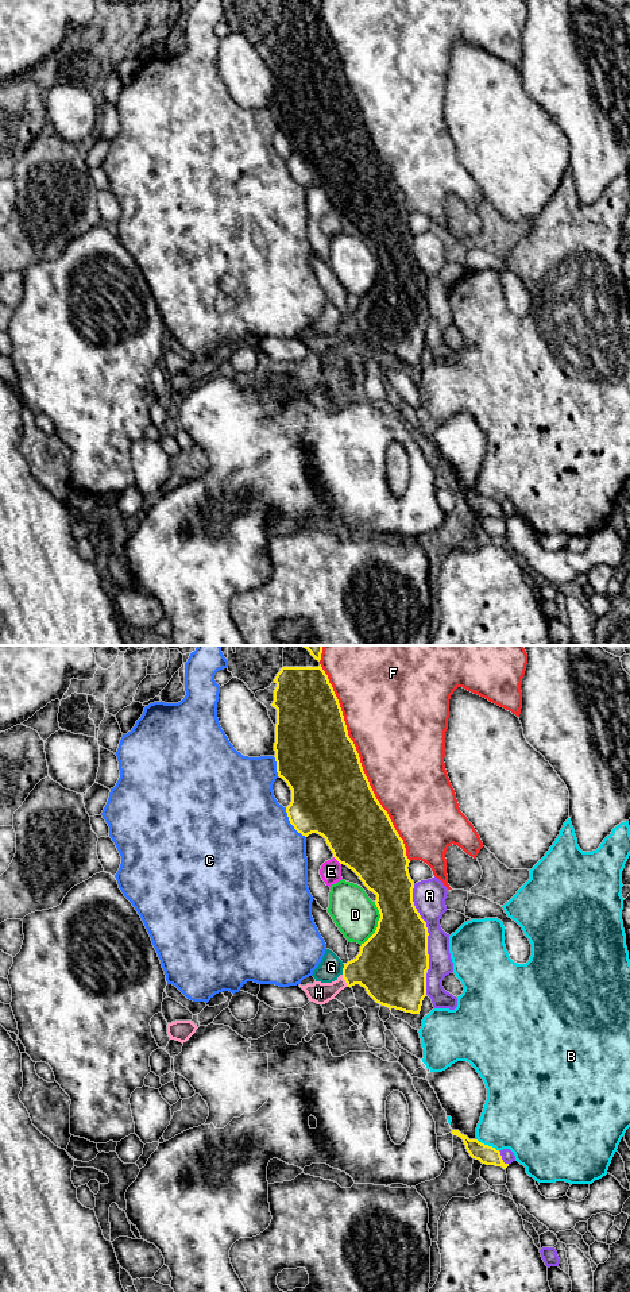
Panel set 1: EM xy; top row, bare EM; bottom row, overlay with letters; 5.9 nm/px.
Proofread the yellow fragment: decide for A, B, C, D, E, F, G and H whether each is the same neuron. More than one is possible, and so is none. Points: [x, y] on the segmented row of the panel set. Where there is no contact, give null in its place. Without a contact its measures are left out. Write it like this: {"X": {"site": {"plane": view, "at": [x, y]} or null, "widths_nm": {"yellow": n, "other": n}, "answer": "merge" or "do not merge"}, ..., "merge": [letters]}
{"A": {"site": {"plane": "xy", "at": [426, 928]}, "widths_nm": {"yellow": 380, "other": 190}, "answer": "do not merge"}, "B": {"site": {"plane": "xy", "at": [487, 1145]}, "widths_nm": {"yellow": 110, "other": 420}, "answer": "do not merge"}, "C": {"site": {"plane": "xy", "at": [290, 822]}, "widths_nm": {"yellow": 420, "other": 500}, "answer": "do not merge"}, "D": {"site": {"plane": "xy", "at": [378, 924]}, "widths_nm": {"yellow": 420, "other": 260}, "answer": "do not merge"}, "E": {"site": {"plane": "xy", "at": [336, 859]}, "widths_nm": {"yellow": 400, "other": 130}, "answer": "do not merge"}, "F": {"site": {"plane": "xy", "at": [359, 762]}, "widths_nm": {"yellow": 460, "other": 480}, "answer": "do not merge"}, "G": {"site": {"plane": "xy", "at": [343, 970]}, "widths_nm": {"yellow": 360, "other": 140}, "answer": "do not merge"}, "H": {"site": {"plane": "xy", "at": [344, 979]}, "widths_nm": {"yellow": 340, "other": 130}, "answer": "merge"}, "merge": ["H"]}

